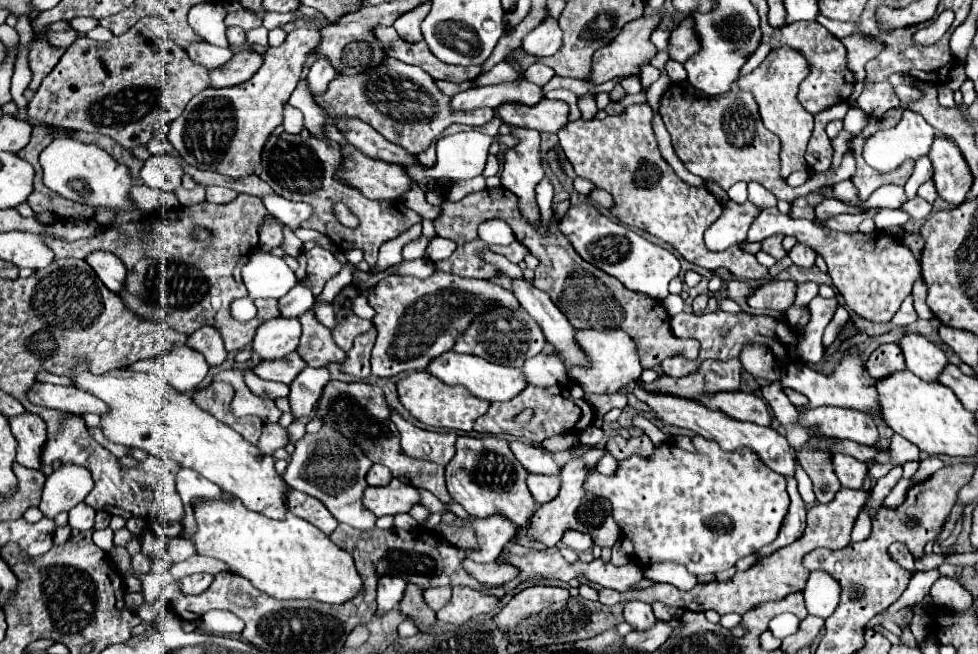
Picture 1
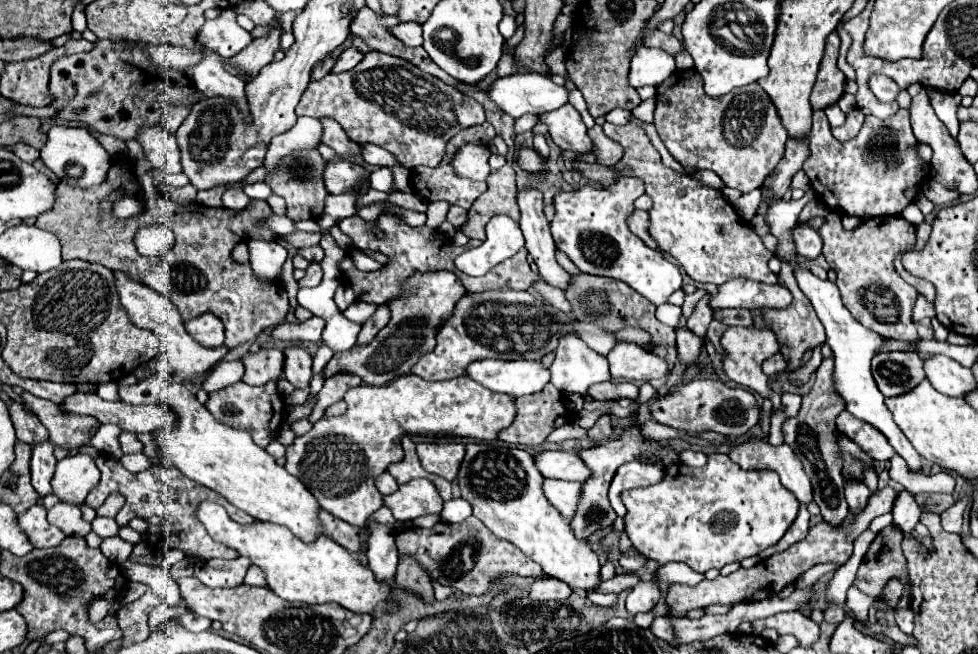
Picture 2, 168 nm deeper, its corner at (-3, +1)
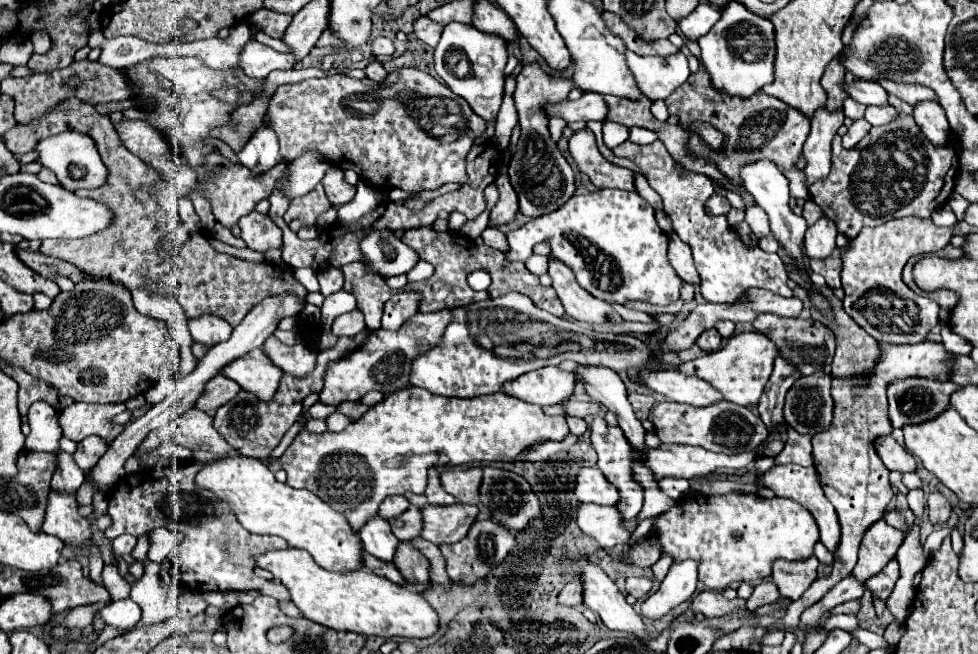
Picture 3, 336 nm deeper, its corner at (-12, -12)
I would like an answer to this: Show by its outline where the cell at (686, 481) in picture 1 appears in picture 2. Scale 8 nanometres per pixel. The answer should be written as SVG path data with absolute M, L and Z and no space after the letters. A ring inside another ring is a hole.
M719 452L707 454L707 464L703 468L693 468L683 462L665 466L663 480L659 480L659 484L621 492L621 502L627 508L625 530L641 554L659 564L685 562L701 574L709 568L721 570L729 562L741 562L743 558L755 556L761 550L777 544L799 510L799 500L795 500L795 496L781 486L775 472L743 470L739 464L731 462L727 454Z

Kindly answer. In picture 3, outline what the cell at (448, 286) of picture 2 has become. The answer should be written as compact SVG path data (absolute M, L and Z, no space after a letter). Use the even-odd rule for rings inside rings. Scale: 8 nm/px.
M442 309L436 313L416 313L398 331L370 331L362 347L354 349L342 359L328 363L324 373L322 403L340 405L342 401L360 401L360 397L364 397L368 391L380 391L386 395L408 387L408 373L414 357L438 343L450 319L452 313Z

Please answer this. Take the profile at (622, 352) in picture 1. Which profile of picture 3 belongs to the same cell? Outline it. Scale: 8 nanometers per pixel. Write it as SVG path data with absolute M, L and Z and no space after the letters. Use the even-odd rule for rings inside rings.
M642 371L640 373L642 383L656 391L658 395L664 395L668 401L686 403L694 407L708 407L714 403L724 401L708 381L696 377L696 375L684 375L680 371Z

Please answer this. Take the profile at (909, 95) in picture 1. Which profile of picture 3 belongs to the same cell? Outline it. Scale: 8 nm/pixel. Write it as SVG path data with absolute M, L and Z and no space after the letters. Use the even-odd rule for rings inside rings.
M854 81L850 85L844 83L844 89L858 103L864 103L864 105L886 105L888 93L876 81Z

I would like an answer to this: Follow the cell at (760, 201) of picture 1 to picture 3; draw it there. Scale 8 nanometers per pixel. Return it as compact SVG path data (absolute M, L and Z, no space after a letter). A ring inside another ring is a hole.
M758 205L746 209L746 223L750 225L752 233L754 233L758 239L770 235L770 221L768 221L768 215L766 215Z

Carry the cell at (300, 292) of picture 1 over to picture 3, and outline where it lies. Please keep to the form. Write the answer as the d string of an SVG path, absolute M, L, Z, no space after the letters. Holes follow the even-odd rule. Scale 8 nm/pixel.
M326 269L322 273L318 273L318 281L320 281L320 293L324 297L336 293L342 289L344 285L344 275L340 269Z

